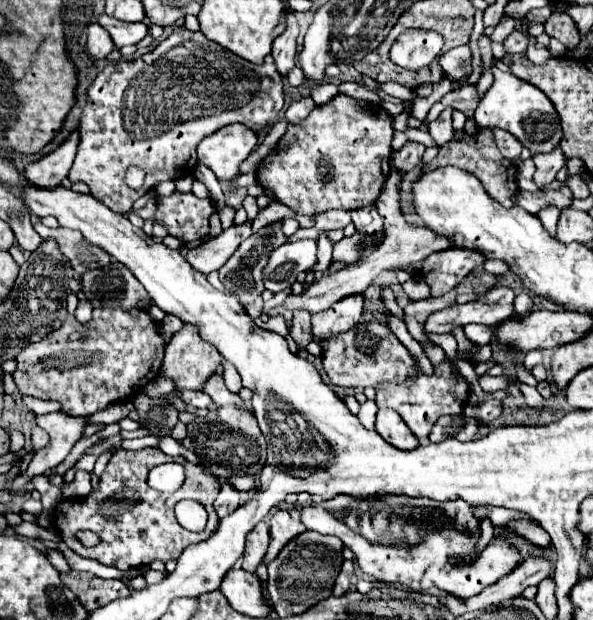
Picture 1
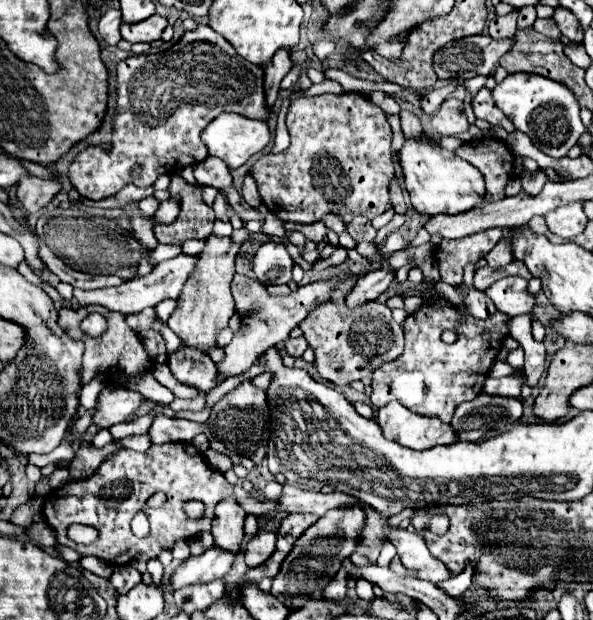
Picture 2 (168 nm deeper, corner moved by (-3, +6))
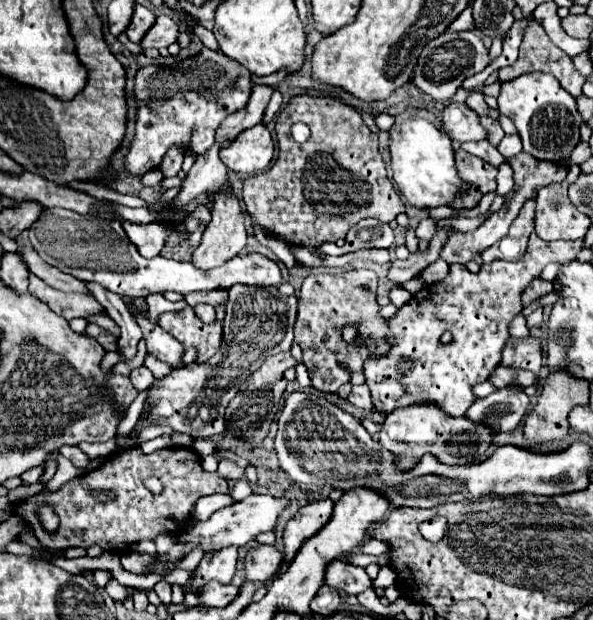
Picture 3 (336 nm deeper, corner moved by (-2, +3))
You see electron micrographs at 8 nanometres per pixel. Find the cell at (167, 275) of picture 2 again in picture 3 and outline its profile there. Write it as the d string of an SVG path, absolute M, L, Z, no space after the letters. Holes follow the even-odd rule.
M35 275L29 277L29 291L37 297L41 297L41 301L49 303L49 307L65 317L65 319L73 319L73 317L91 317L91 315L105 315L105 307L93 299L93 295L85 295L85 293L65 293L65 291L57 291L49 285L45 285L41 279L37 279Z

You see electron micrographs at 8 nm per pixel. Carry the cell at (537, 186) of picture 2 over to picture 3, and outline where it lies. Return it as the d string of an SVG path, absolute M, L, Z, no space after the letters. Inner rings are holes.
M535 199L525 201L521 213L517 215L517 219L509 227L509 233L503 239L499 239L493 247L489 247L481 253L483 263L491 263L497 259L503 259L503 261L521 259L521 255L525 253L529 235L535 227L535 205L537 205Z

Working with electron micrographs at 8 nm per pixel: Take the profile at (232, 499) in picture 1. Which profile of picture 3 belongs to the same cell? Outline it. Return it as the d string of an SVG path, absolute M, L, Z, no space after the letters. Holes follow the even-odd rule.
M233 545L205 551L205 557L197 567L191 591L197 593L211 579L219 583L231 583L235 575L235 565L237 565L237 547Z

